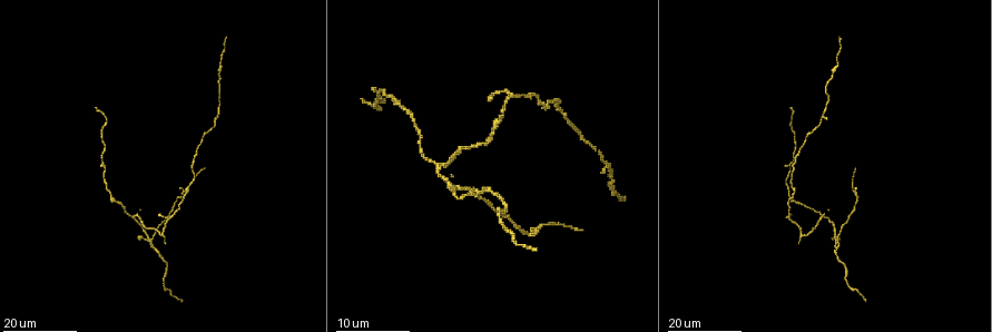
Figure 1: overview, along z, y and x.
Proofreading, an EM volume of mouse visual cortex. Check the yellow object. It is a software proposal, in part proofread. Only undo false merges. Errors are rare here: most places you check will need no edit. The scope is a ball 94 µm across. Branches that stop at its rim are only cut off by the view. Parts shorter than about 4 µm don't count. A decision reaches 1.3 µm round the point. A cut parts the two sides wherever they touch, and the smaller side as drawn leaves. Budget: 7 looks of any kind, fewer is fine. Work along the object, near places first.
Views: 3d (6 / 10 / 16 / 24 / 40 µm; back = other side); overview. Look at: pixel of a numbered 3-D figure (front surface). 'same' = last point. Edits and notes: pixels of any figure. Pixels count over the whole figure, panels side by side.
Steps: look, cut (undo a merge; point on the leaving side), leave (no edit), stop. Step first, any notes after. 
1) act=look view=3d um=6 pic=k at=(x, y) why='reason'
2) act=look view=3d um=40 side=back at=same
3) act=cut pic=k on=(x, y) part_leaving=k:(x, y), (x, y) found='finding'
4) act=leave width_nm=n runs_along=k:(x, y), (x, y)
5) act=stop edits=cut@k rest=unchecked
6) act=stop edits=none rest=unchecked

act=look view=3d um=16 pic=1 at=(541, 223) why='thick turns thin'

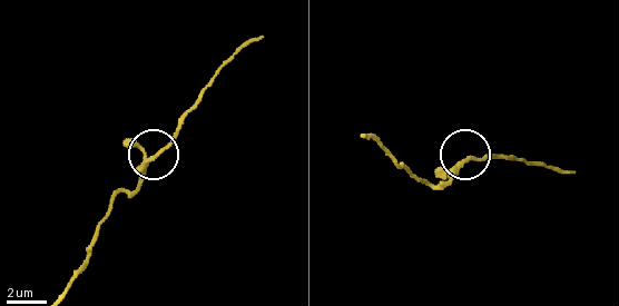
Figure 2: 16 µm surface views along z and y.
act=look view=3d um=6 pic=2 at=(155, 155) why='zoom in'

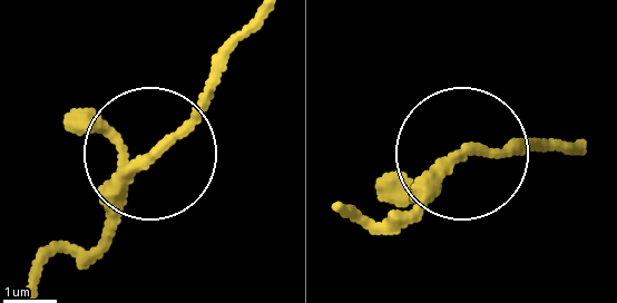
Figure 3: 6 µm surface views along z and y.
act=look view=3d um=6 side=back pic=3 at=(149, 156) why='other side'

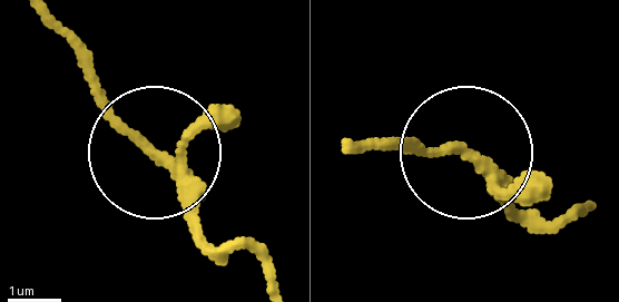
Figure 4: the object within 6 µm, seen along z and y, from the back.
act=leave width_nm=180 runs_along=4:(269, 281), (198, 227), (180, 175), (48, 15) found='one neuron here'

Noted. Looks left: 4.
act=look view=3d um=24 pic=1 at=(151, 239)

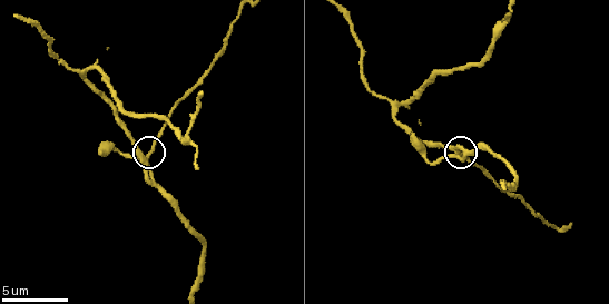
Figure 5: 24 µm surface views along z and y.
act=look view=3d um=10 pic=5 at=(145, 159) why='closer look'

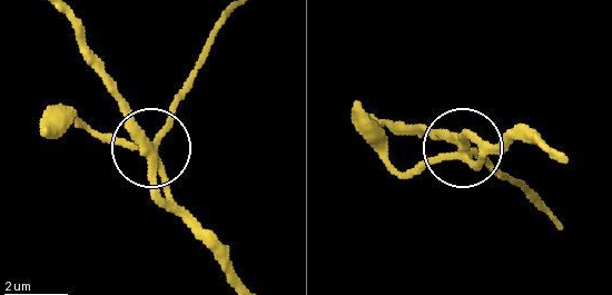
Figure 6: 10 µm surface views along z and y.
act=look view=3d um=10 side=back pic=6 at=(155, 149)

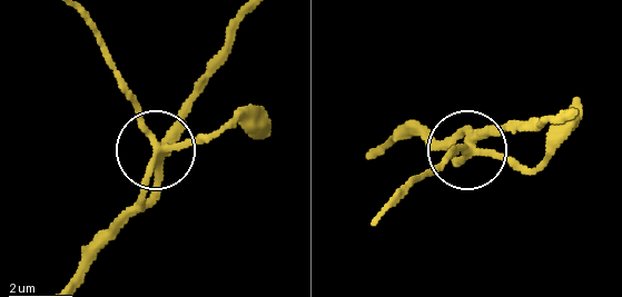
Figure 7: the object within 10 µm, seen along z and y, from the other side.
act=leave side_arm_um=25 runs_along=7:(249, 13), (220, 69), (159, 149), (144, 197), (117, 234) found='continuous, no second neuron'

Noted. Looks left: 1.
act=stop edits=none rest=unchecked

